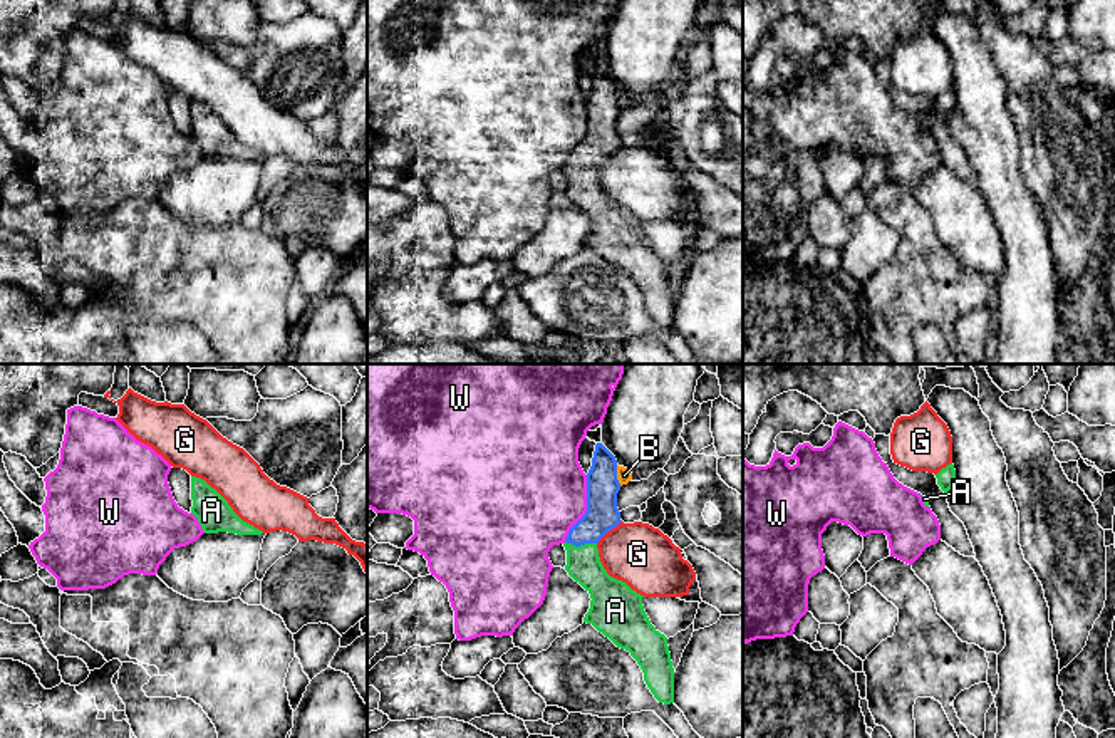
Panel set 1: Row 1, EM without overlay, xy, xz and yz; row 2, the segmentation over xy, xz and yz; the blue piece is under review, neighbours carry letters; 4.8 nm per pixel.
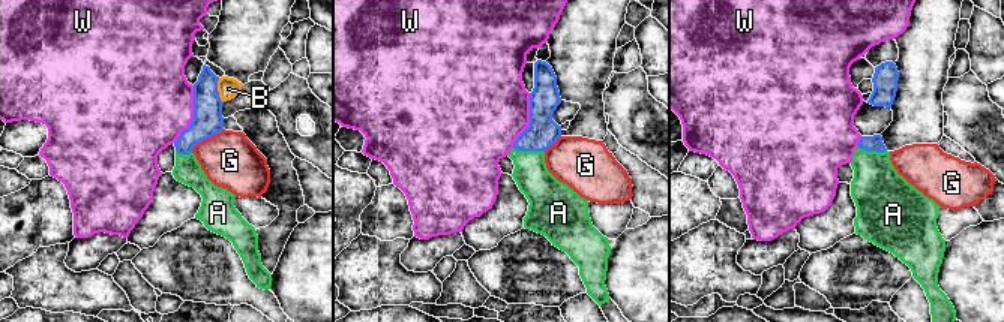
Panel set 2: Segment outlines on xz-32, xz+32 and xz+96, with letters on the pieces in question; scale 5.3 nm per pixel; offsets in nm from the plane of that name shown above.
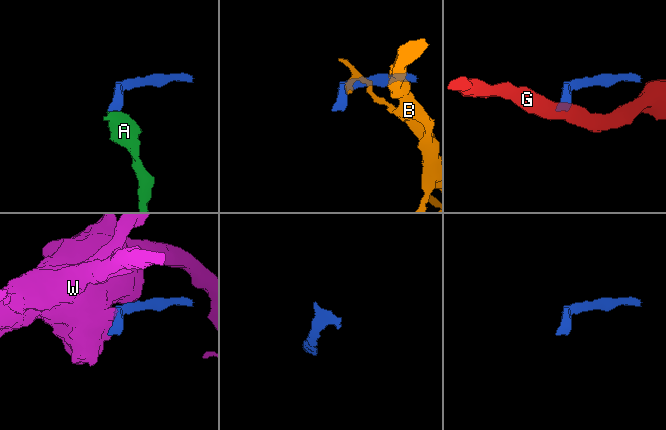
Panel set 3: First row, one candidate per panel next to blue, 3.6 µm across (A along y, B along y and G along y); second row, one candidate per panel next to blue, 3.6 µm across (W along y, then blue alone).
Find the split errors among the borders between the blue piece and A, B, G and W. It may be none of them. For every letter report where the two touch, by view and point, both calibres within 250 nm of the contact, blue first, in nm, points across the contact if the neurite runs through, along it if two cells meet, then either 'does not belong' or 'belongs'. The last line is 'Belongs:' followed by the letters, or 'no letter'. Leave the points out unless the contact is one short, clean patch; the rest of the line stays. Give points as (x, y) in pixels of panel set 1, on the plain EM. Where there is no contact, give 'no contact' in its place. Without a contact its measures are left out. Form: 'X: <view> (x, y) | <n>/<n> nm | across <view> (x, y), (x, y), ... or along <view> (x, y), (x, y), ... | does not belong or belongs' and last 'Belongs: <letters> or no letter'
A: xz (580, 168) | 160/170 nm | across xz (602, 140), (580, 168), (584, 190) | belongs
B: xz (616, 99) | 160/70 nm | along xz (616, 89), (616, 103), (621, 109) | does not belong
G: xz (607, 155) | 160/300 nm | along xz (621, 145), (597, 168) | does not belong
W: xz (587, 133) | 160/460 nm | does not belong
Belongs: A

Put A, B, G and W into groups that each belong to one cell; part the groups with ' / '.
A / B / G / W

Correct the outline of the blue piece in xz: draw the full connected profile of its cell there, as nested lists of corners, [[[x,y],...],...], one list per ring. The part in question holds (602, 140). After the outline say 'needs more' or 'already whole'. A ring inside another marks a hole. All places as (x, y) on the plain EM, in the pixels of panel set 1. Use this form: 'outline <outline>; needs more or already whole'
outline [[[595,69],[587,97],[587,136],[565,163],[568,200],[590,218],[590,233],[583,247],[592,248],[617,272],[637,285],[644,305],[659,327],[674,327],[674,292],[667,262],[649,245],[642,221],[625,206],[604,193],[597,168],[620,144],[617,133],[617,84],[602,69]]]; needs more

